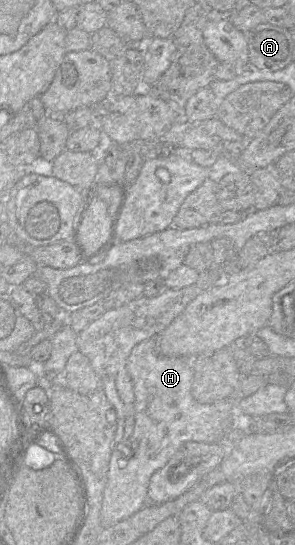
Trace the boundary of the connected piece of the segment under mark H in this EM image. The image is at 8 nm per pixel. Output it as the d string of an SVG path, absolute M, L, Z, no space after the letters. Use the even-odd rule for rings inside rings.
M149 338L136 345L126 363L133 382L134 406L124 405L120 399L113 378L101 378L101 389L117 416L117 429L112 443L112 452L103 492L100 511L102 527L110 527L141 510L148 503L149 481L153 473L162 468L186 442L224 442L228 431L238 423L235 403L232 400L200 404L191 394L193 379L192 359L167 357L158 352L157 338Z

